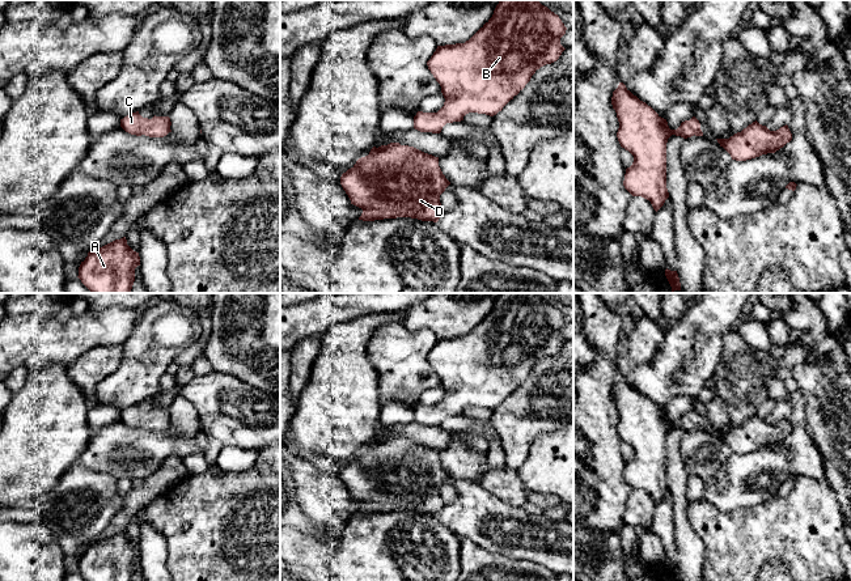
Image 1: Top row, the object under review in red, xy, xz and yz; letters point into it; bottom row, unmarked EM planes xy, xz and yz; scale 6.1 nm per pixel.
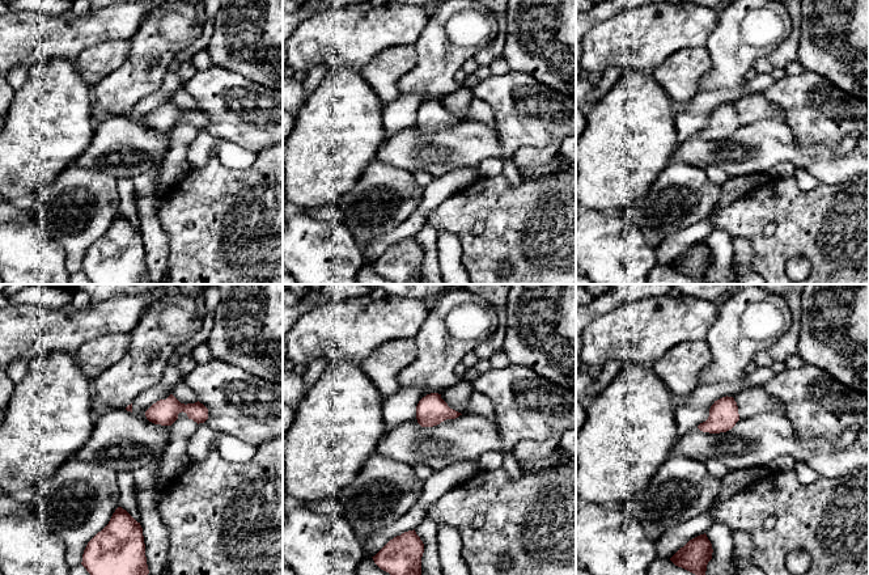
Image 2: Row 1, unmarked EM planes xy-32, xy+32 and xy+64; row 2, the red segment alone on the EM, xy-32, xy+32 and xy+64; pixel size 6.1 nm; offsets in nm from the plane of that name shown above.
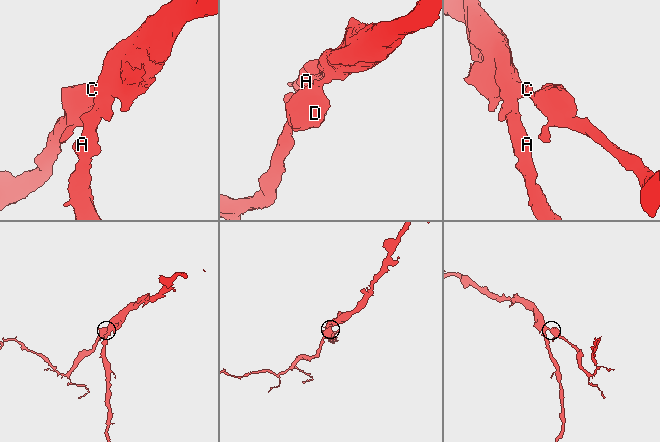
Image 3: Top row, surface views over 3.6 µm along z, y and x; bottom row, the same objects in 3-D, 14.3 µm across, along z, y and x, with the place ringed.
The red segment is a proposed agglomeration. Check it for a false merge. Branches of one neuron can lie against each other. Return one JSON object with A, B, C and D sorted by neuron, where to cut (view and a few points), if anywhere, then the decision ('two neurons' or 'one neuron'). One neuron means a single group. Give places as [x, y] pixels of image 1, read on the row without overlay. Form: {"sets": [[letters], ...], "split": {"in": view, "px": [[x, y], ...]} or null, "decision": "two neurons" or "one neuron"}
{"sets": [["A", "B", "C", "D"]], "split": null, "decision": "one neuron"}

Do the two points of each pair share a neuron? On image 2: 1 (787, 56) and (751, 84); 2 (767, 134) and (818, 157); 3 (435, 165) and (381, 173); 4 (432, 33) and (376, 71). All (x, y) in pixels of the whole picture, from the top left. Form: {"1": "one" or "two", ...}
{"1": "two", "2": "one", "3": "two", "4": "two"}

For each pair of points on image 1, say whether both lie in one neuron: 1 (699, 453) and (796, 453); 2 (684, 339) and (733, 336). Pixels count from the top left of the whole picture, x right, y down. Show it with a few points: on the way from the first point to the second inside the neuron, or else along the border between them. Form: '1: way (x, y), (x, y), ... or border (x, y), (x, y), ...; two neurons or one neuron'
1: border (732, 453), (711, 476); two neurons
2: border (733, 327), (725, 335), (725, 344), (718, 367); two neurons

